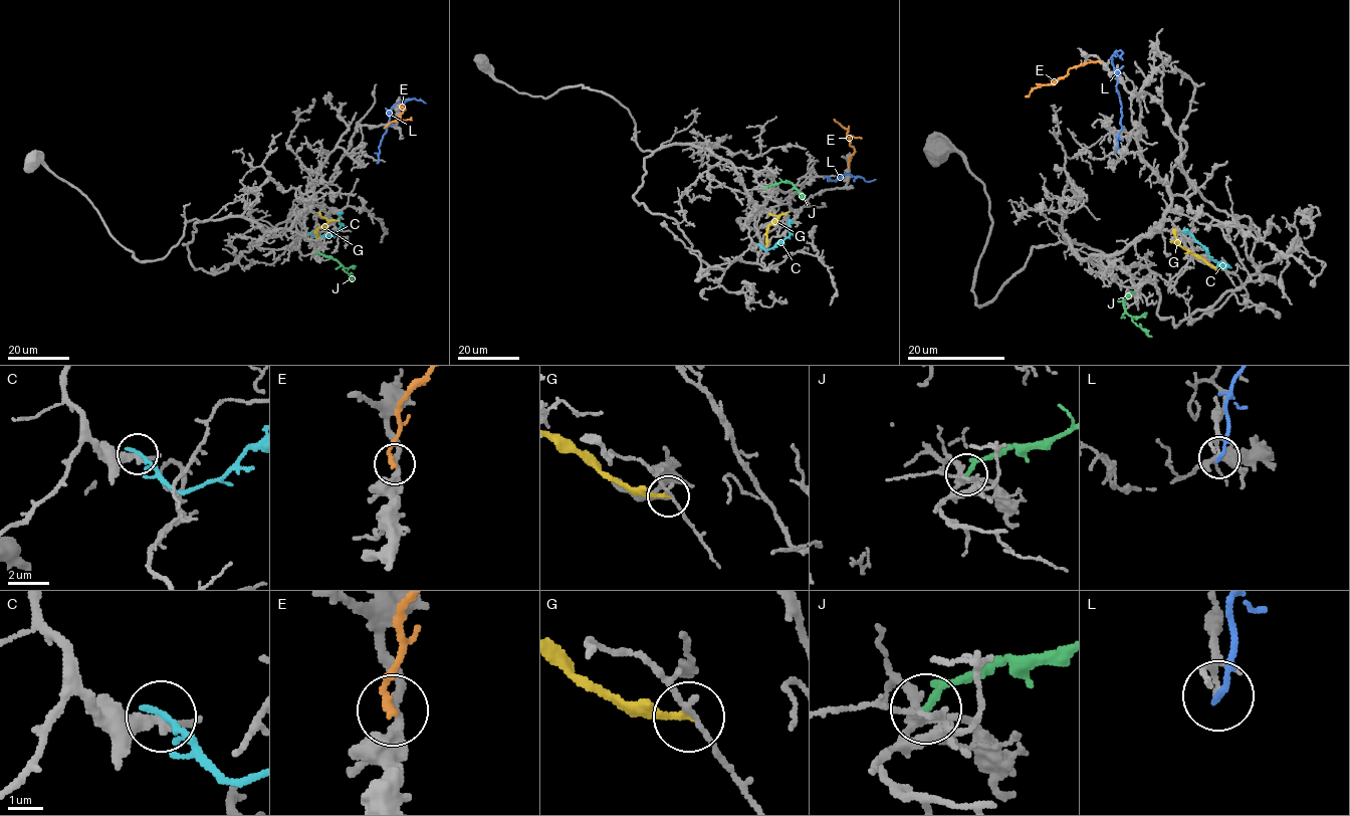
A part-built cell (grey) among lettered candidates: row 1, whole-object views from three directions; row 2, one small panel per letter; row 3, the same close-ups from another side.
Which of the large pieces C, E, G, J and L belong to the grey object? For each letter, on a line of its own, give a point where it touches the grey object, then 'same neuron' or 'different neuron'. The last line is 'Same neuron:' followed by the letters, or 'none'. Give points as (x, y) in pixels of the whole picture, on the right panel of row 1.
C: contact (1221, 262); different neuron
E: contact (1100, 62); different neuron
G: contact (1222, 268); different neuron
J: contact (1134, 291); different neuron
L: contact (1115, 151); different neuron
Same neuron: none

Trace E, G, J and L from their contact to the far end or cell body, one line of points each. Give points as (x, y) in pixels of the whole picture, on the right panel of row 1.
E: (1100, 61), (1071, 67), (1051, 84), (1036, 87), (1026, 96)
G: (1222, 268), (1213, 268), (1180, 245), (1174, 228)
J: (1134, 291), (1123, 300), (1124, 310), (1152, 337)
L: (1115, 151), (1121, 125), (1121, 105), (1112, 57), (1120, 50), (1123, 53), (1119, 58)

